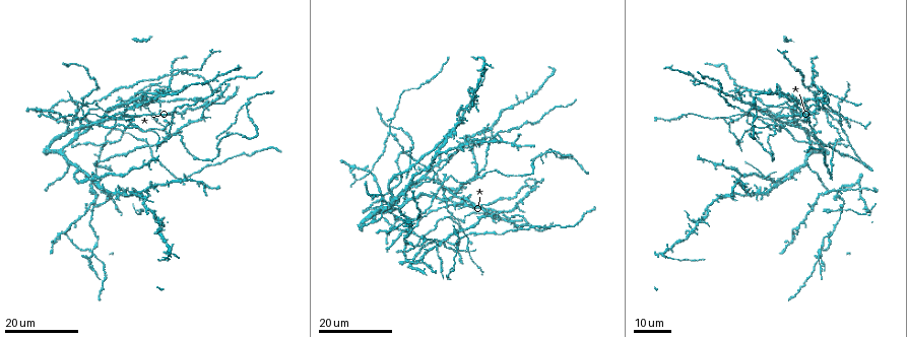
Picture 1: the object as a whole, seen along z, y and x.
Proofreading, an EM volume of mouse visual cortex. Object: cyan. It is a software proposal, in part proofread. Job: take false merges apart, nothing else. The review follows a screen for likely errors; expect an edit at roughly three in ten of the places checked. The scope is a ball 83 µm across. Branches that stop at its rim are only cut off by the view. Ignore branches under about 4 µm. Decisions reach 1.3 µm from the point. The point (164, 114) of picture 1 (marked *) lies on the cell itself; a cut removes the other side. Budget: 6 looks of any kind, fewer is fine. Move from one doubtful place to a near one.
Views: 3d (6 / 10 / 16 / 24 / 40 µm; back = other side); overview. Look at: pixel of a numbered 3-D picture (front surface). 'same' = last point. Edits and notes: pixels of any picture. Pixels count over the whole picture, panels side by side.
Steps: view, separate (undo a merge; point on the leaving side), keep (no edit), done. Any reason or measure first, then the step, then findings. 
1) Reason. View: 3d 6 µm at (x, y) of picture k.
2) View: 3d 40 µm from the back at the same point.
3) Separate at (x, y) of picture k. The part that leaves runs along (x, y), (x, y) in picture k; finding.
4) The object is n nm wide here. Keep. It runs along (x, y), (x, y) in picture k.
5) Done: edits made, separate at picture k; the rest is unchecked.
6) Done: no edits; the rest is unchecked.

Four-way junction. View: 3d 16 µm at (92, 252) of picture 1.

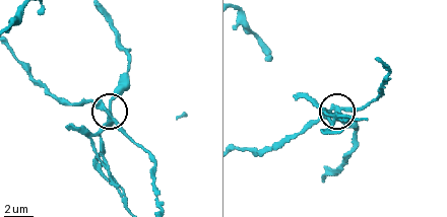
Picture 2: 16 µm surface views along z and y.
View: 3d 10 µm at (109, 114) of picture 2.

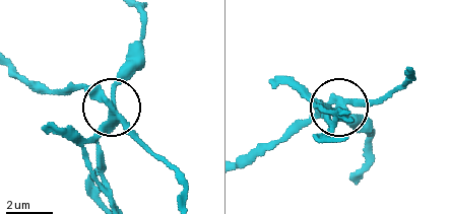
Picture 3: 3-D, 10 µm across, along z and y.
The side arm is 12 µm long; 4 arms meet here. Separate at (93, 140) of picture 3. Two cells meet here.

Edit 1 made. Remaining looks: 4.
View: overview.

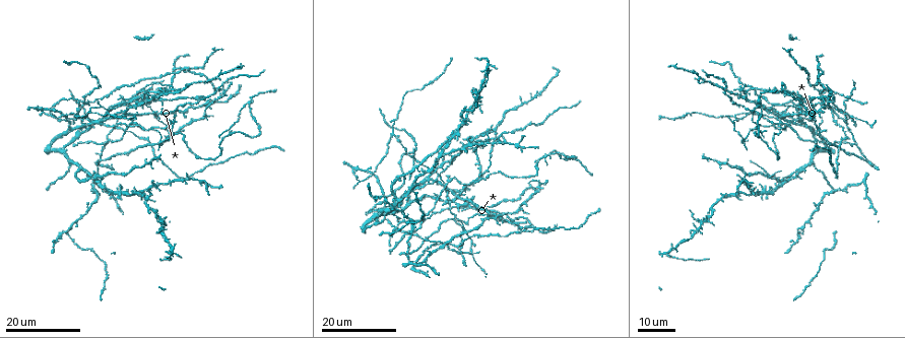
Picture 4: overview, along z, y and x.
Calibre changes. View: 3d 16 µm at (156, 130) of picture 4.

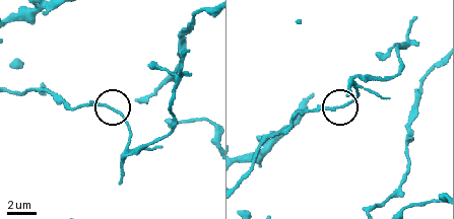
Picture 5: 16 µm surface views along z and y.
Closer look. View: 3d 6 µm at (335, 110) of picture 5.

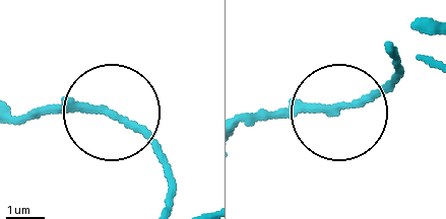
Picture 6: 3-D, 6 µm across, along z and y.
Separate at (160, 155) of picture 6. The part that leaves runs along (121, 120), (161, 158), (167, 207) in picture 6; a second cell is stuck on.

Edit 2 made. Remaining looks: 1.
Done: edits made, separate at picture 3, separate at picture 6; the rest is unchecked.

